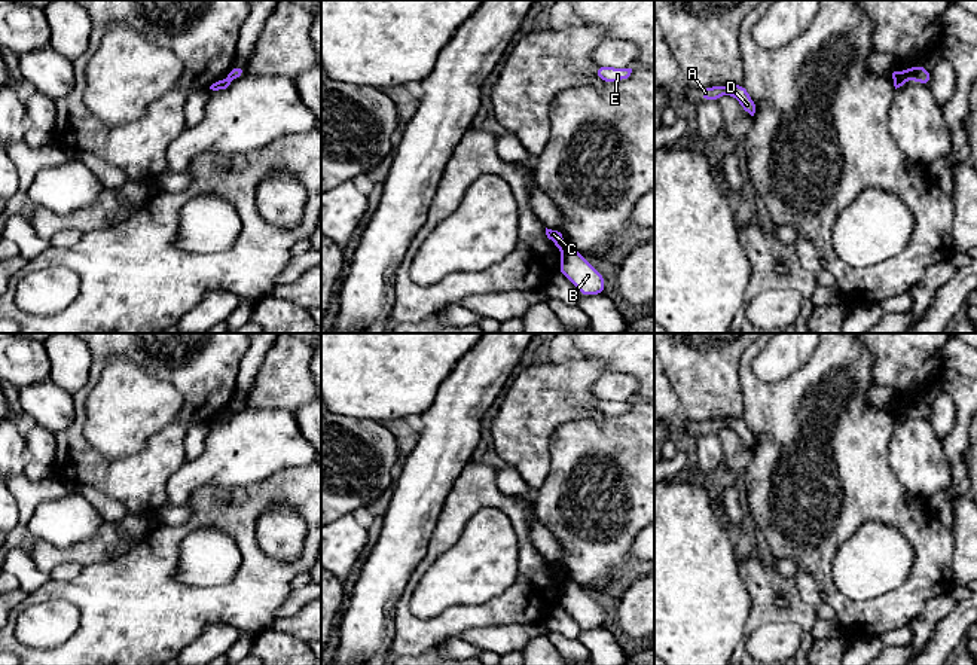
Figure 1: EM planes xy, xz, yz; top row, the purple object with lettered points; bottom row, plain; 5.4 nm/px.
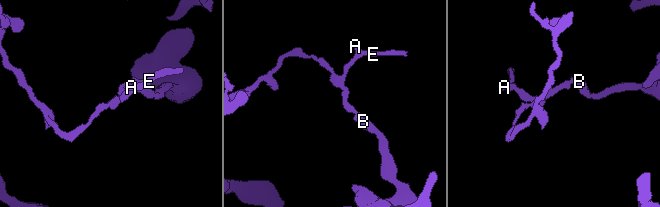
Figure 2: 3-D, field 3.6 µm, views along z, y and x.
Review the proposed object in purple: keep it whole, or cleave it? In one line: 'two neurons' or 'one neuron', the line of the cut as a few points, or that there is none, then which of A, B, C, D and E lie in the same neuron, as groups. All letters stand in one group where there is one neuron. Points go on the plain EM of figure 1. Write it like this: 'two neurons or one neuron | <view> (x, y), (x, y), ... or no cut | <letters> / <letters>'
two neurons | xz (568, 579), (561, 585) | A C D E / B

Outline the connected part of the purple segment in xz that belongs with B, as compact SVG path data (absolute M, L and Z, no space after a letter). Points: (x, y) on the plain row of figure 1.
M571 579L562 585L558 605L567 610L581 629L607 626L602 607Z

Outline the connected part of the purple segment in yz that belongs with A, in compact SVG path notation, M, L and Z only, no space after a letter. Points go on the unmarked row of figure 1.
M724 418L724 420L708 420L700 423L700 433L702 434L717 434L721 428L729 427L735 430L742 442L748 445L751 449L755 446L755 437L749 430L747 421L739 418Z

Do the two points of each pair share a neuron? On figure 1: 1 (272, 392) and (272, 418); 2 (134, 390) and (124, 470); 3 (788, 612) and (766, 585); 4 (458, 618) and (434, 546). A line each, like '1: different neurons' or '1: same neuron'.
1: different neurons
2: different neurons
3: same neuron
4: same neuron

